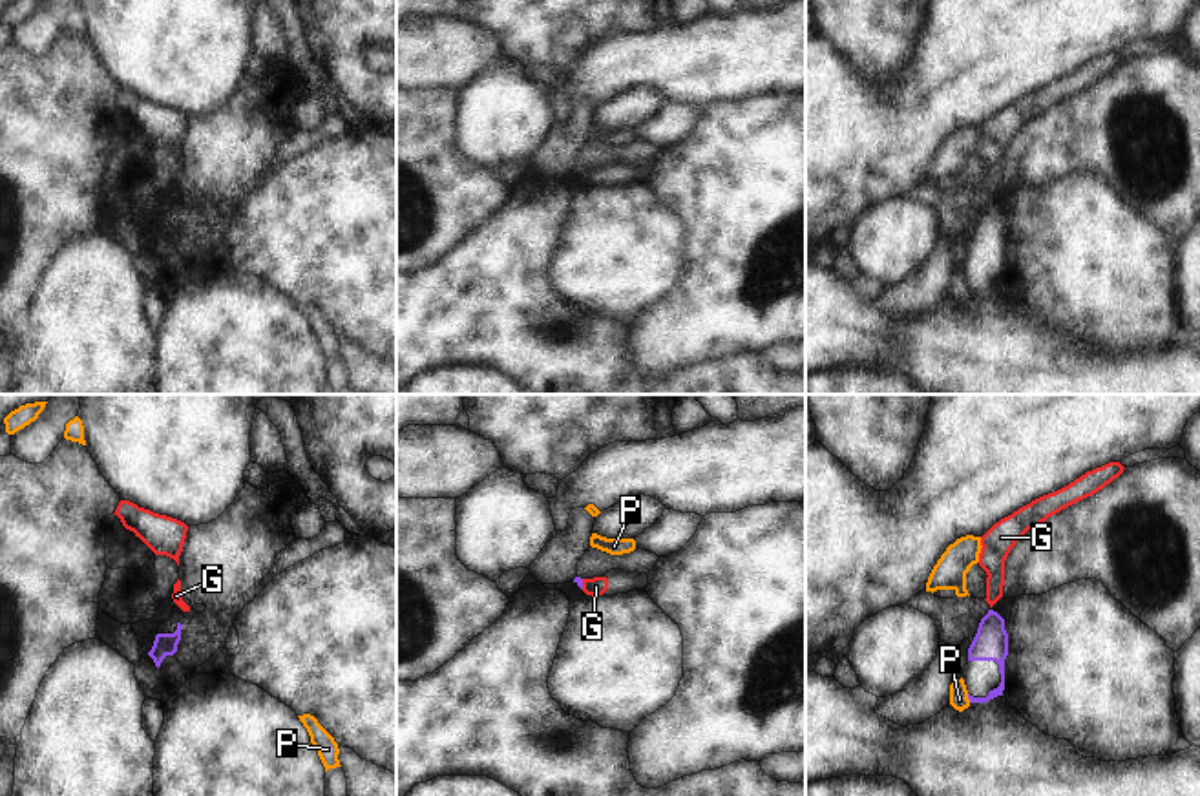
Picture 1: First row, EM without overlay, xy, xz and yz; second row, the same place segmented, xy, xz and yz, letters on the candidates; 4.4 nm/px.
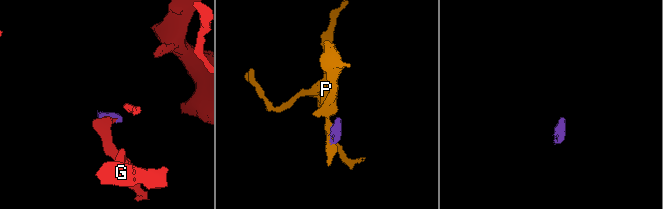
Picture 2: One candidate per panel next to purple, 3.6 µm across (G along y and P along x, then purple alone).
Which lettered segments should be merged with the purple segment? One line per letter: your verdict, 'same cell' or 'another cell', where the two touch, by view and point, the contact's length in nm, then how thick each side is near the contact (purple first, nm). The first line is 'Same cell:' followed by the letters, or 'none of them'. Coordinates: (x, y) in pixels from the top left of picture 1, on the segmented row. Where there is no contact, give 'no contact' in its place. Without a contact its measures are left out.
Same cell: none of them
G: another cell; contact xz (581, 585); length 50 nm; calibres 30 and 90 nm
P: another cell; contact yz (968, 698); length 40 nm; calibres 140 and 80 nm

